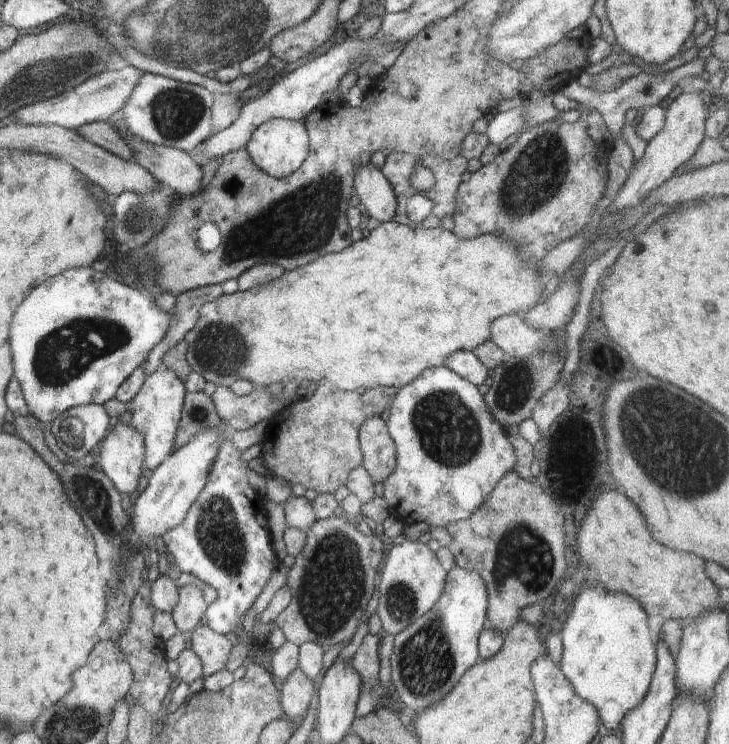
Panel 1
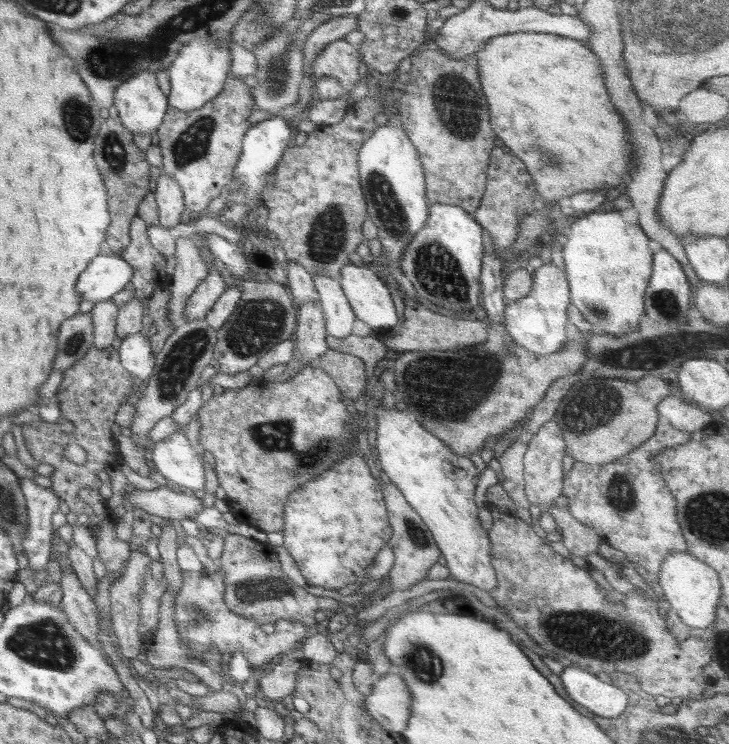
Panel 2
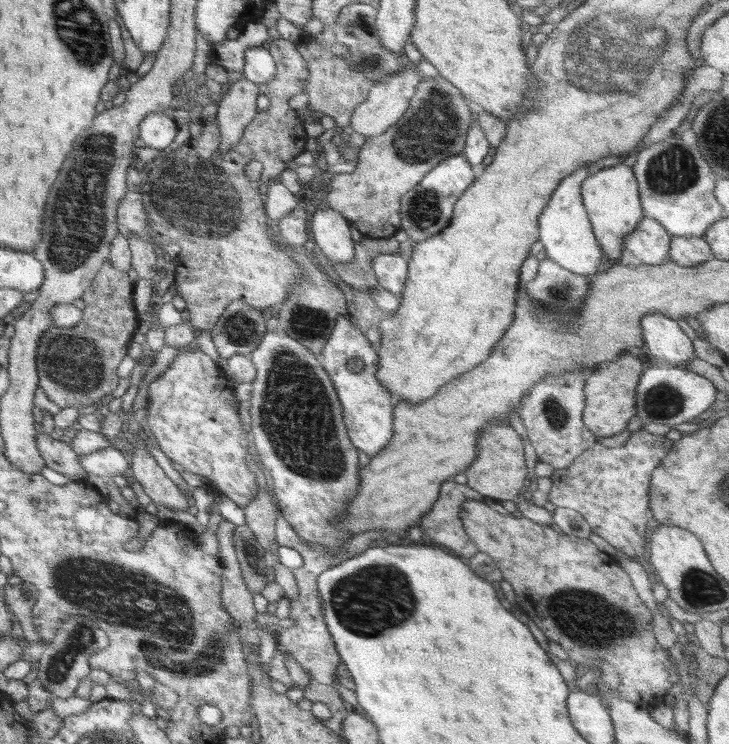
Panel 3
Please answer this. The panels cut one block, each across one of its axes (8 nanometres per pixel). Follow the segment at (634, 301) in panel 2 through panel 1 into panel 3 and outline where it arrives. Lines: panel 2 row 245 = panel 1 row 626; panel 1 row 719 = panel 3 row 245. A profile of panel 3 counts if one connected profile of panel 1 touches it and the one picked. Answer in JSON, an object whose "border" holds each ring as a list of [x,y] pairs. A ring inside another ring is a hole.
{"border":[[[623,161],[612,167],[606,167],[587,176],[580,189],[584,208],[592,224],[593,234],[601,247],[601,252],[609,259],[618,260],[624,249],[623,243],[628,234],[637,230],[638,222],[644,218],[642,203],[639,197],[639,184],[633,168]]]}

